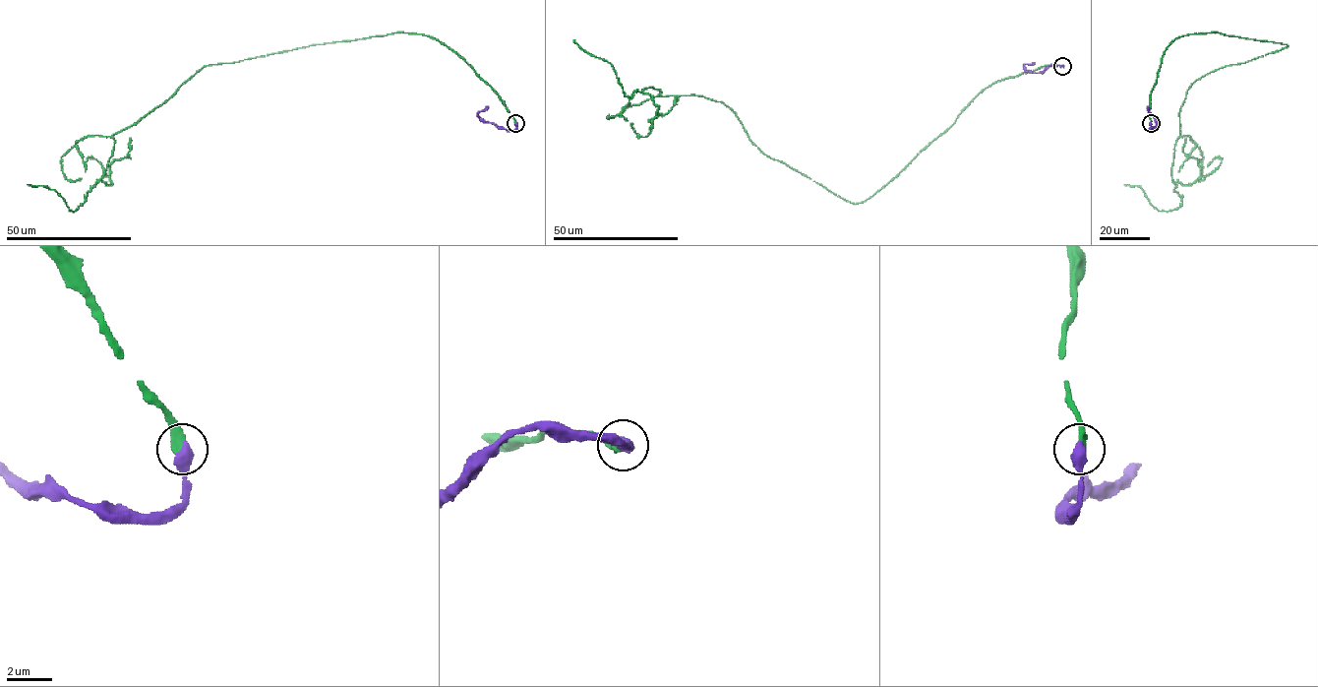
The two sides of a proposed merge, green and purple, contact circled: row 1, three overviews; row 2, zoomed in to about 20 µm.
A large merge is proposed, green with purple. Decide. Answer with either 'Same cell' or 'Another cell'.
Same cell

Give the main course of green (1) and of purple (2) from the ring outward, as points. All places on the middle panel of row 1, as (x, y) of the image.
1: (1062, 66), (994, 83), (855, 204), (764, 155), (720, 101), (651, 88), (628, 97), (609, 62), (573, 39)
2: (1062, 66), (1049, 65), (1040, 72), (1025, 69), (1024, 65), (1035, 63)

